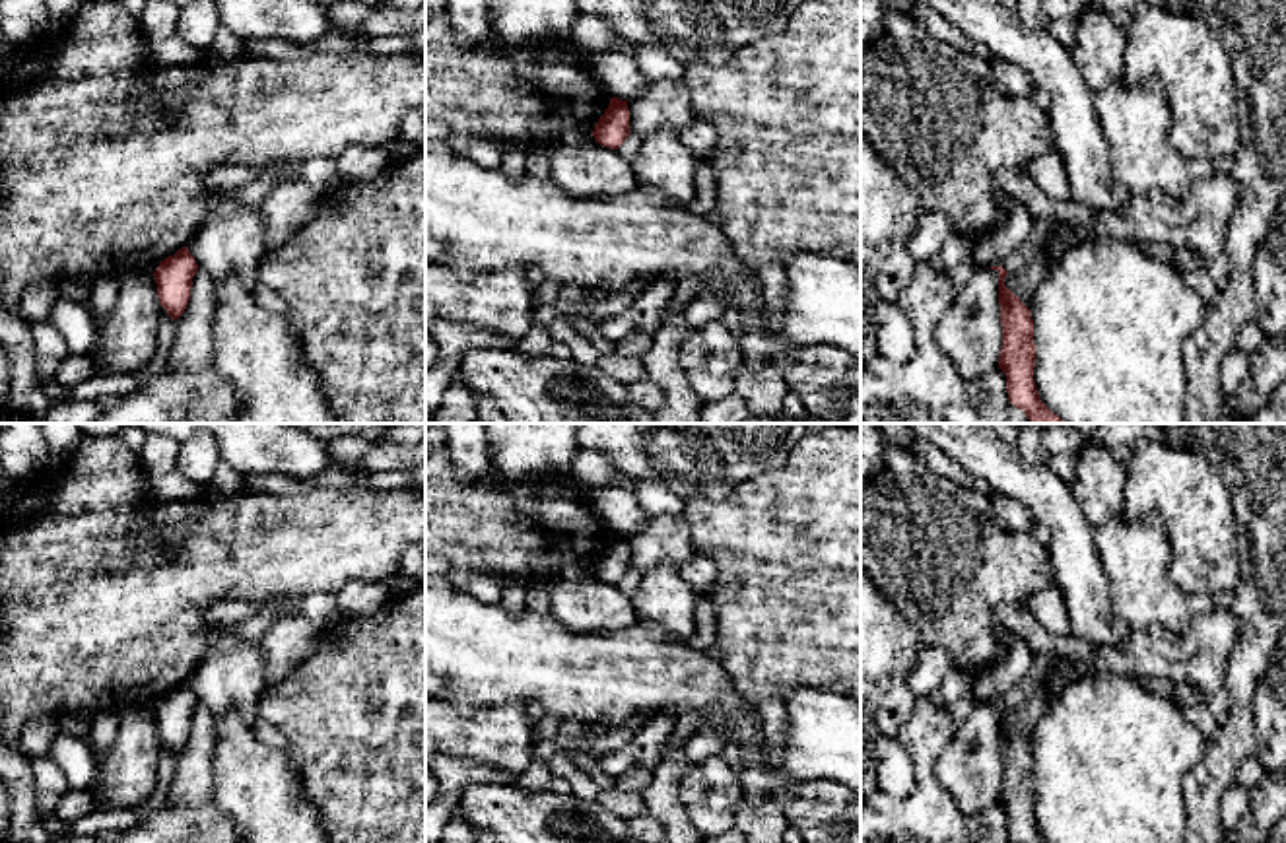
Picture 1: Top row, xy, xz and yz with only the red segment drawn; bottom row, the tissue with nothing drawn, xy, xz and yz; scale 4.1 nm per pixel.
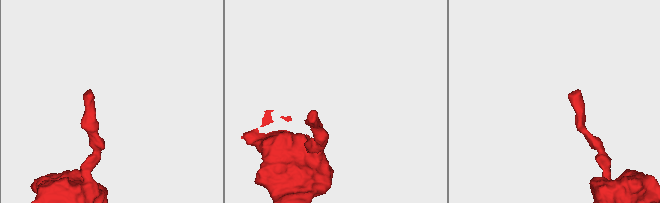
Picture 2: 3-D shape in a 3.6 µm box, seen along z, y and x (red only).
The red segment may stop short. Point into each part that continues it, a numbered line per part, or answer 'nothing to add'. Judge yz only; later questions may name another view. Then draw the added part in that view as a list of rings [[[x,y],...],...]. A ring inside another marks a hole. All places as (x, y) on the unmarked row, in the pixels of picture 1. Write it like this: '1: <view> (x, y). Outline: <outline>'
nothing to add

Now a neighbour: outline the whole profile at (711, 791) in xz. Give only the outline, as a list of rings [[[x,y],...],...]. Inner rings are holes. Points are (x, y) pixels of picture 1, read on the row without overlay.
[[[725,756],[690,765],[680,779],[680,802],[703,837],[717,837],[736,826],[742,804],[742,781]]]

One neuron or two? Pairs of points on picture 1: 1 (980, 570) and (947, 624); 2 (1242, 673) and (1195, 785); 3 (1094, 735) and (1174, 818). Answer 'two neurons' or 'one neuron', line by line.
1: one neuron
2: one neuron
3: one neuron

